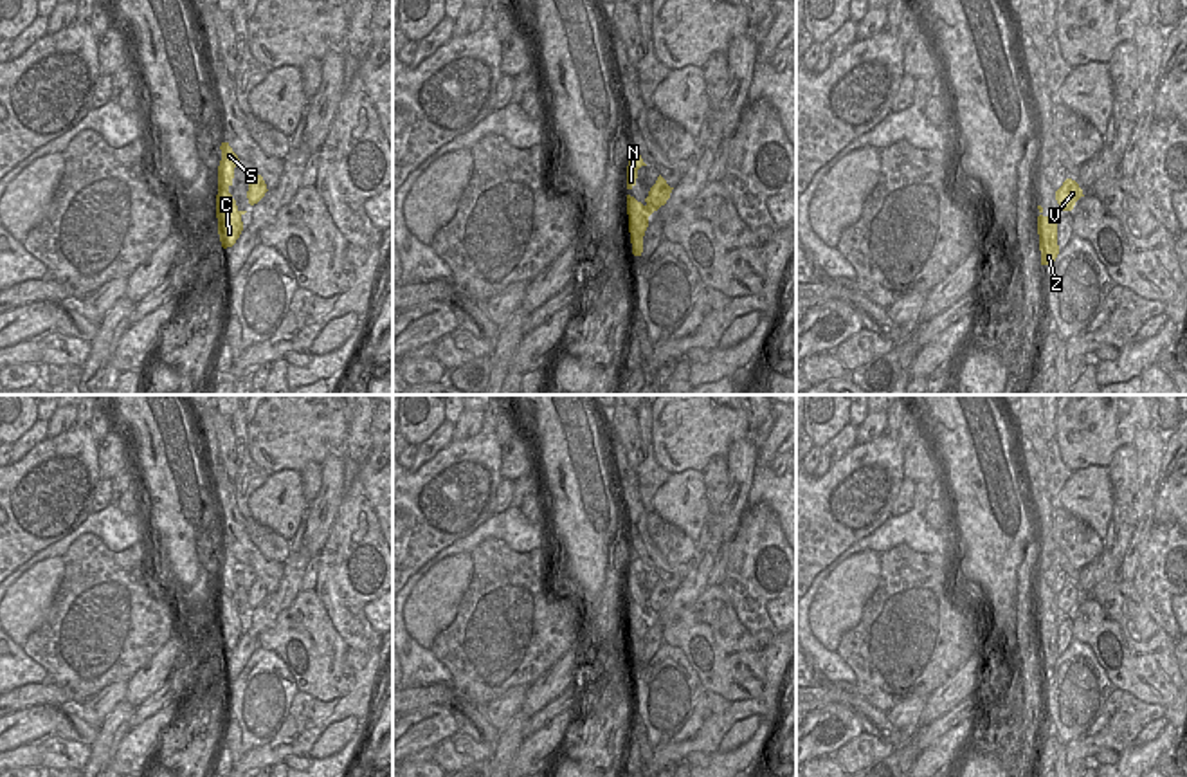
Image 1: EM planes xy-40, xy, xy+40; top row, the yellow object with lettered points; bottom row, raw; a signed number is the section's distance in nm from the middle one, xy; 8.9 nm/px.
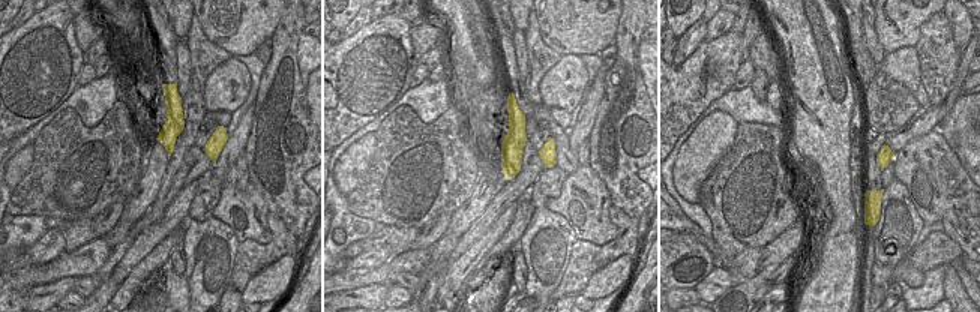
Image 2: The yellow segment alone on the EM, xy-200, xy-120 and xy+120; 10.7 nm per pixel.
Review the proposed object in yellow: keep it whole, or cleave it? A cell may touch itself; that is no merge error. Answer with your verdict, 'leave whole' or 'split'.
split

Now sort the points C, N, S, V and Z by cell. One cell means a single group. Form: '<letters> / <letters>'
C N S Z / V

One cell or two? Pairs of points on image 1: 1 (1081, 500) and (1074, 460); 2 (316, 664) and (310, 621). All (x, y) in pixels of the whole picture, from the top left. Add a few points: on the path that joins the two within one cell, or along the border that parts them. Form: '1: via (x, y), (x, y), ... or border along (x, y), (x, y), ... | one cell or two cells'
1: border along (1105, 466), (1087, 466), (1072, 473) | two cells
2: via (316, 653), (316, 639), (310, 631) | one cell

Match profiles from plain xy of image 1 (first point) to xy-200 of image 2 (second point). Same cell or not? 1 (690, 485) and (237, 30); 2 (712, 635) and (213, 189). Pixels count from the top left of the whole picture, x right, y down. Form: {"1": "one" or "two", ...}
{"1": "two", "2": "two"}

